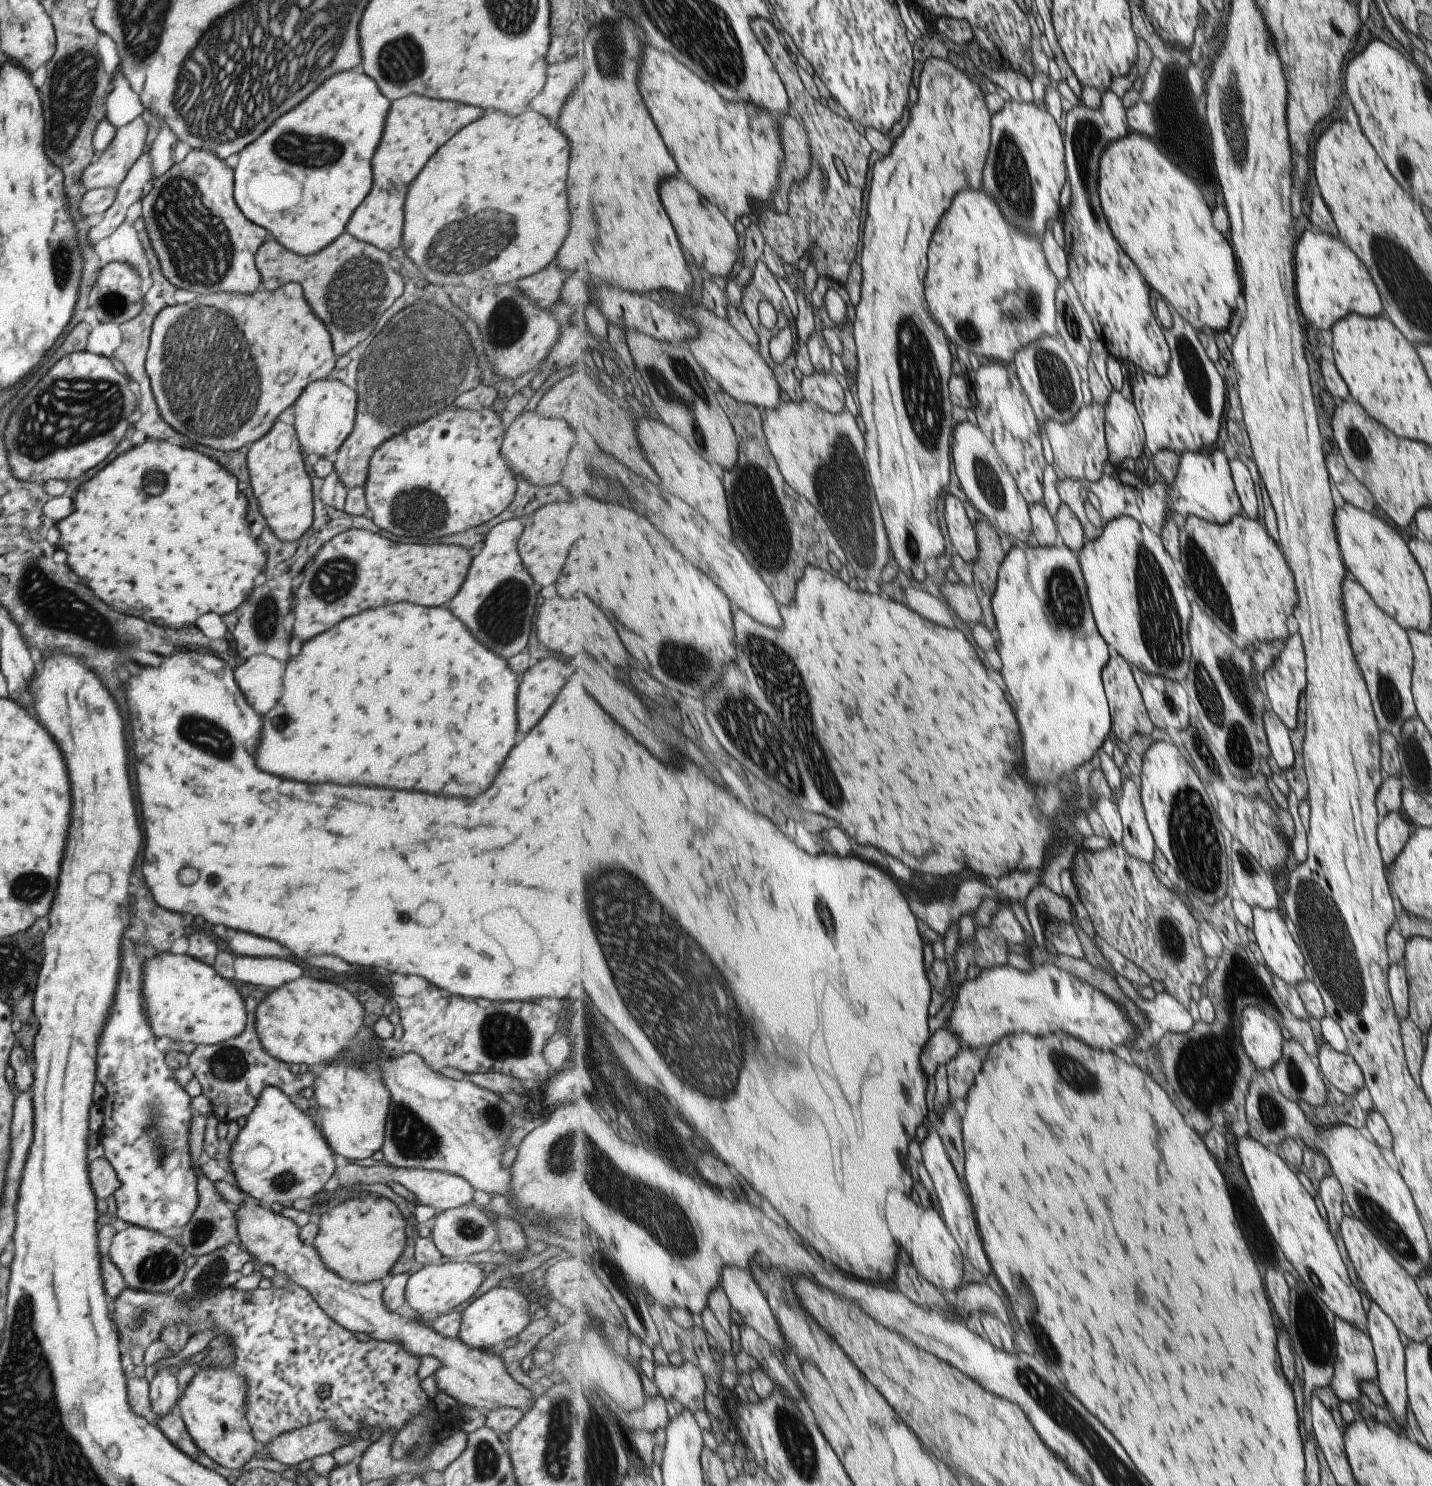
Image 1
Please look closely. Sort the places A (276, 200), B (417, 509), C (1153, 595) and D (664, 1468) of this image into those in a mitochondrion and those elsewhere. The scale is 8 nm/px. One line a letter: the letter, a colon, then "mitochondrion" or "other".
A: other
B: mitochondrion
C: mitochondrion
D: other

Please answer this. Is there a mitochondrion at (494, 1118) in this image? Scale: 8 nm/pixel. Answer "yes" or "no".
yes

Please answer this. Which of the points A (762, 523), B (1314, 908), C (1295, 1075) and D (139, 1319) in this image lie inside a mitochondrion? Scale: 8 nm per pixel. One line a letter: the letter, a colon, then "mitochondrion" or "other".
A: mitochondrion
B: mitochondrion
C: mitochondrion
D: mitochondrion

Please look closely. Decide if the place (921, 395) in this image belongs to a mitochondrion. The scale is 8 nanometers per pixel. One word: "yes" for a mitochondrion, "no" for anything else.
yes

